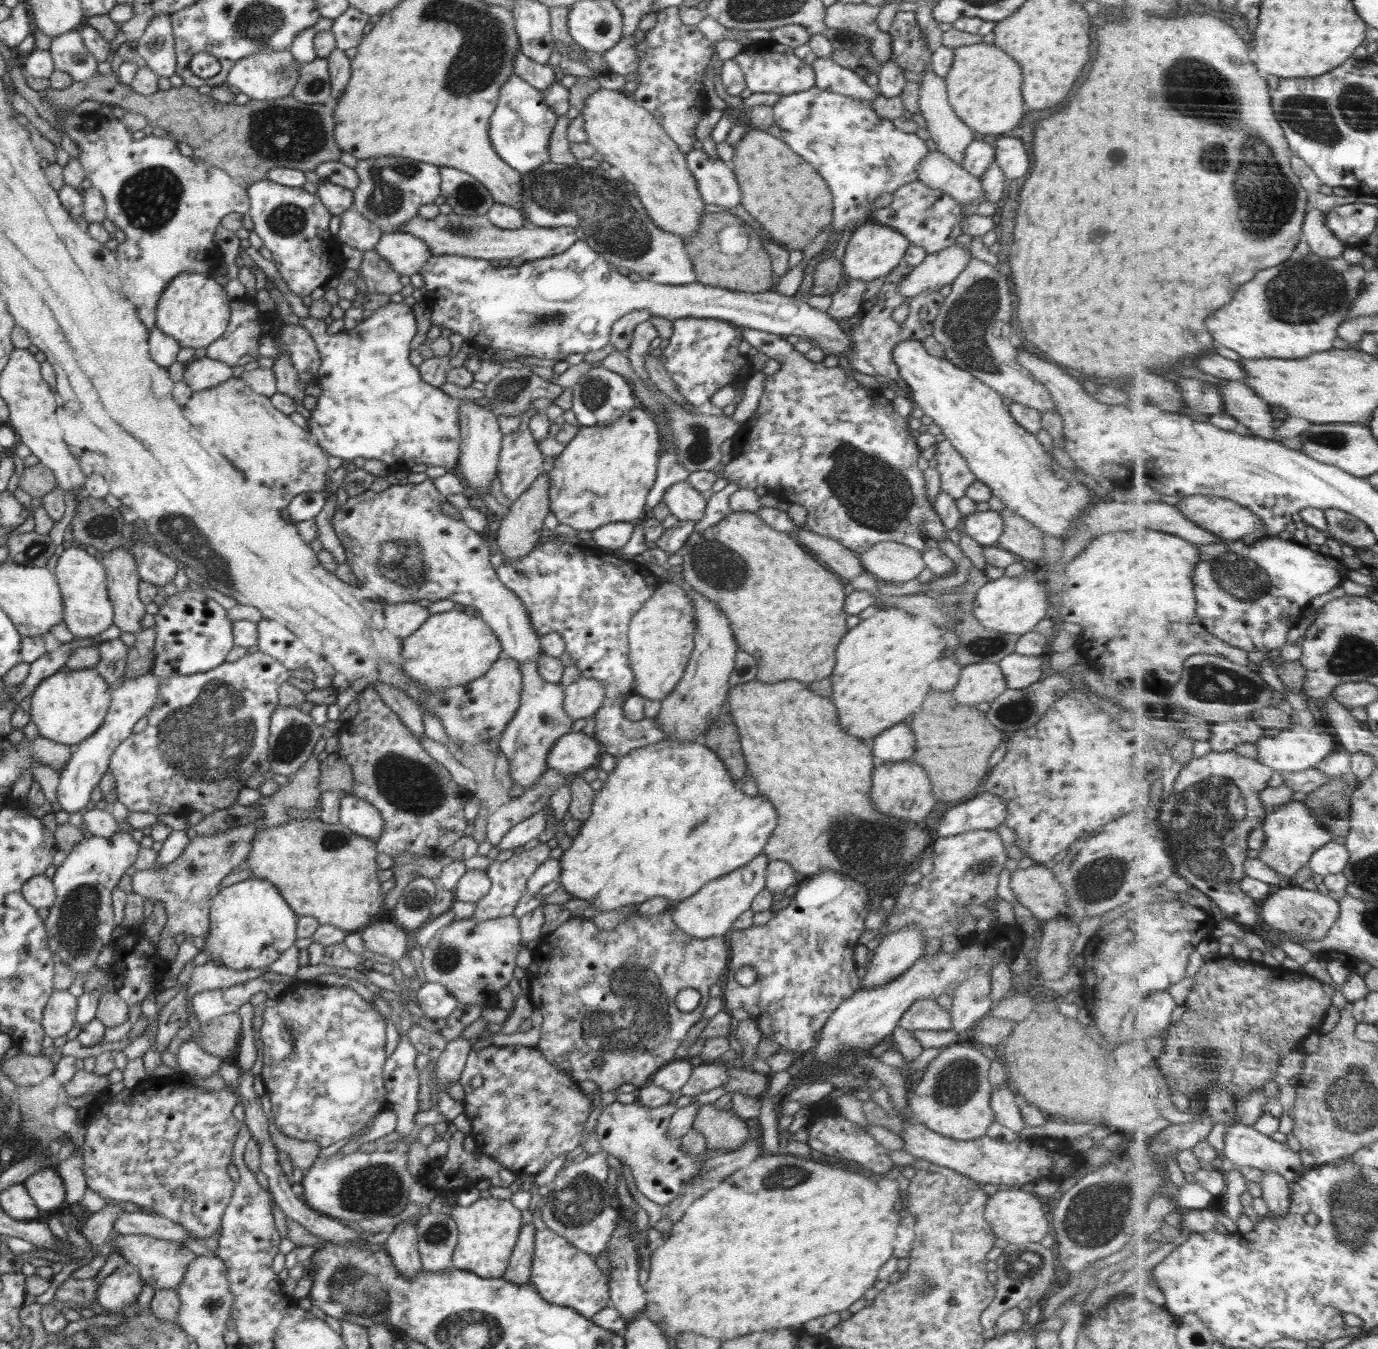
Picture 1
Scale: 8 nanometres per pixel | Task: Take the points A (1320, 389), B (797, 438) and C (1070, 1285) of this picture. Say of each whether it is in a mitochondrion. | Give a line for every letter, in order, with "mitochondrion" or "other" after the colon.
A: other
B: other
C: other

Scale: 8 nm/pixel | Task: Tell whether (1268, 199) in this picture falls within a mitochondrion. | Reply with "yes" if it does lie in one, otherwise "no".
yes

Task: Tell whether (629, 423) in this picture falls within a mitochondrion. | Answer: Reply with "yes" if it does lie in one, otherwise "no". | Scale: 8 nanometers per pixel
no

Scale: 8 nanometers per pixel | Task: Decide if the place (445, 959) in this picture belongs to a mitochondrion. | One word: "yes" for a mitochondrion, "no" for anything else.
yes

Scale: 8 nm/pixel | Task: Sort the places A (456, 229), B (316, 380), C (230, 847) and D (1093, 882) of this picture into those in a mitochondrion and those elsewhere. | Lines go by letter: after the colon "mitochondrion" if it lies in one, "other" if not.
A: mitochondrion
B: other
C: mitochondrion
D: mitochondrion

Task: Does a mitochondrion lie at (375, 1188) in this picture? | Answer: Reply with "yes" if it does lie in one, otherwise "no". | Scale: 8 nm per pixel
yes

